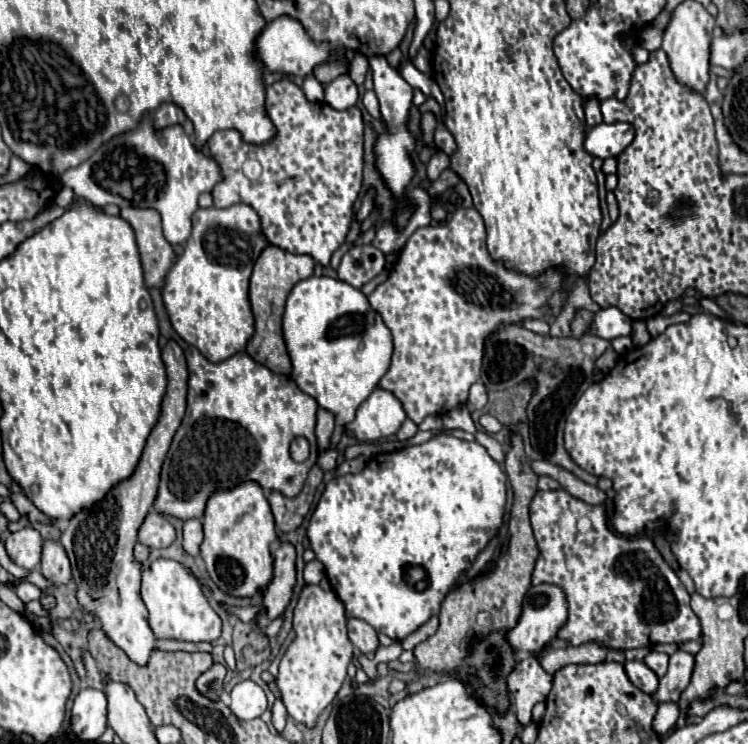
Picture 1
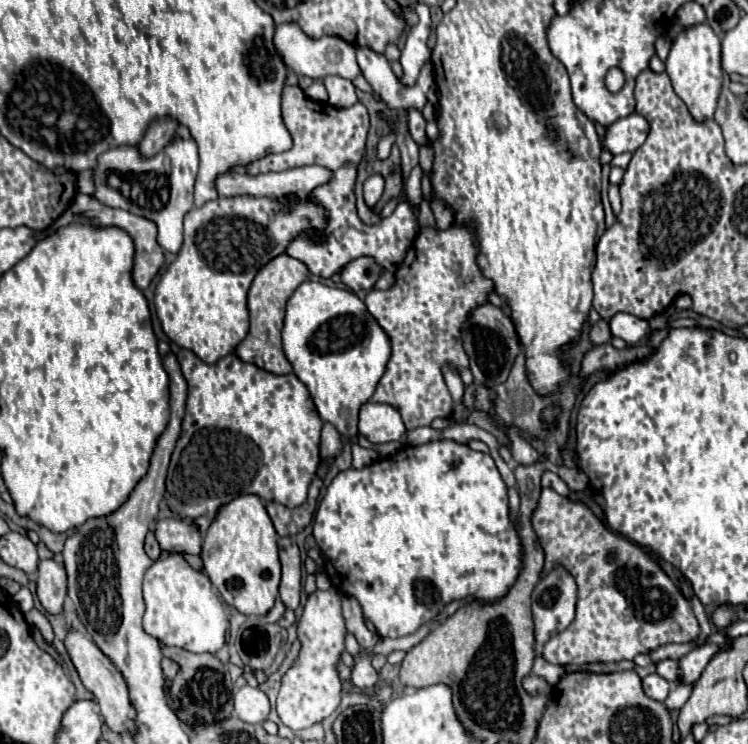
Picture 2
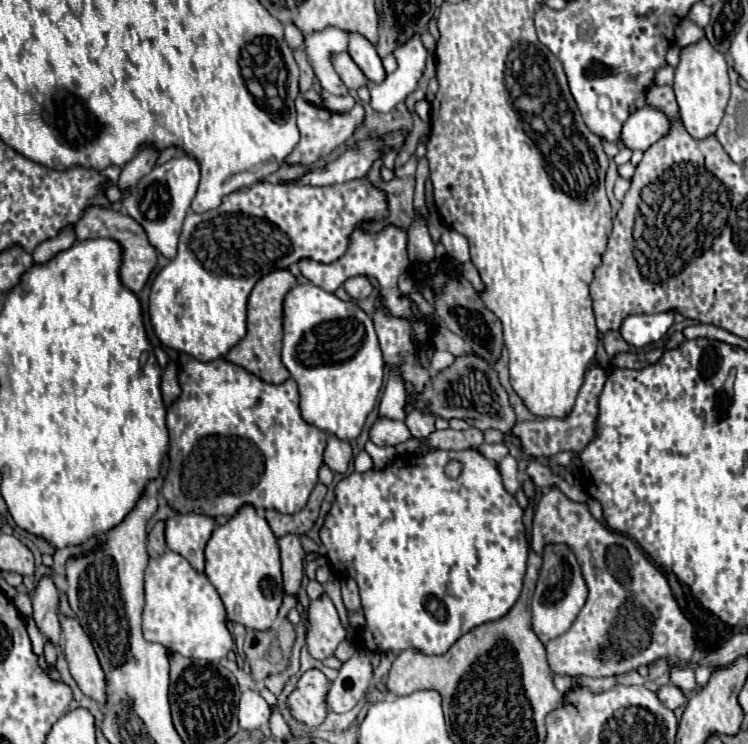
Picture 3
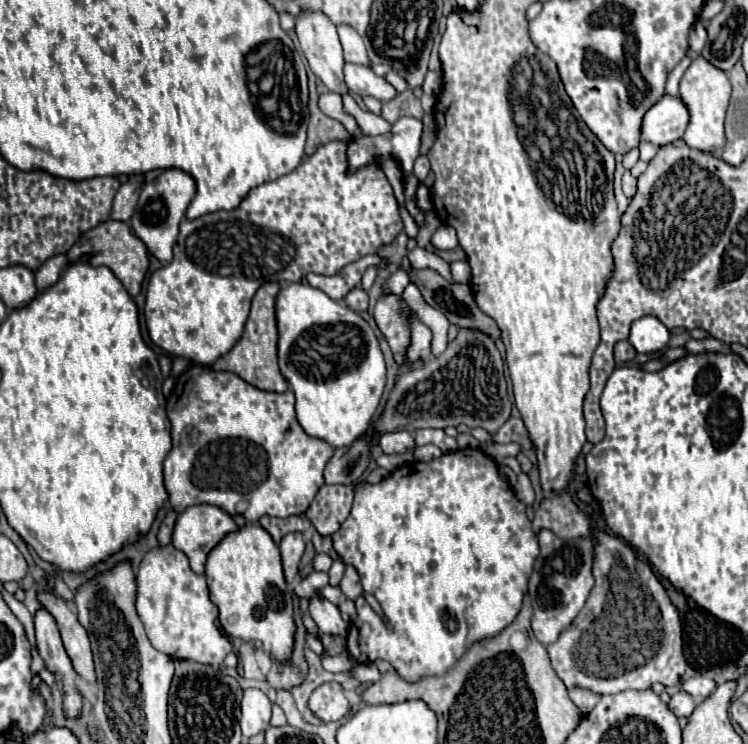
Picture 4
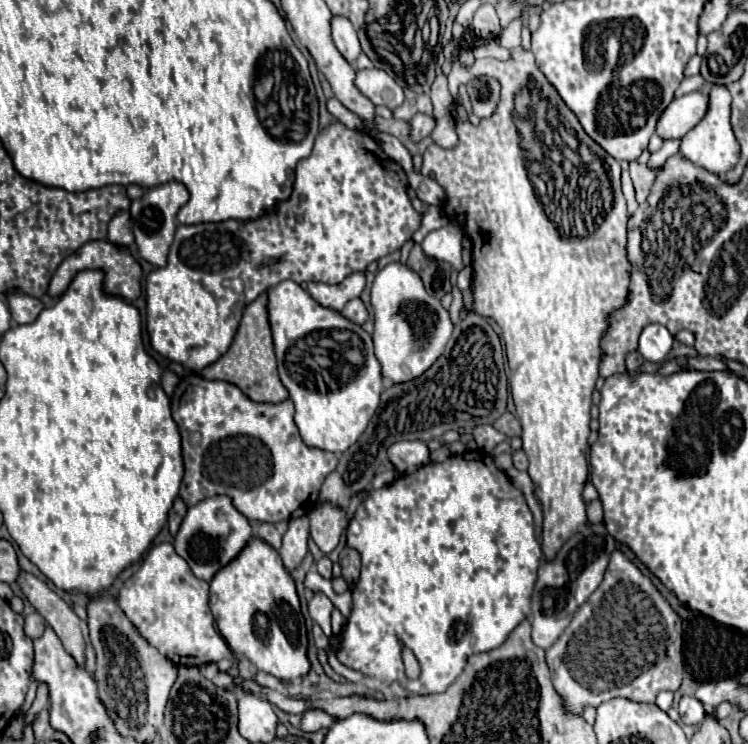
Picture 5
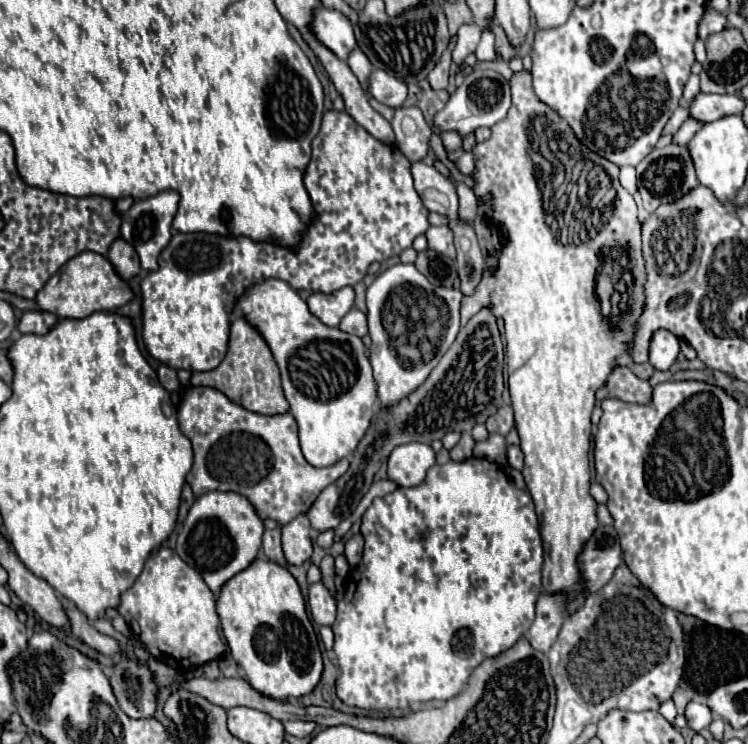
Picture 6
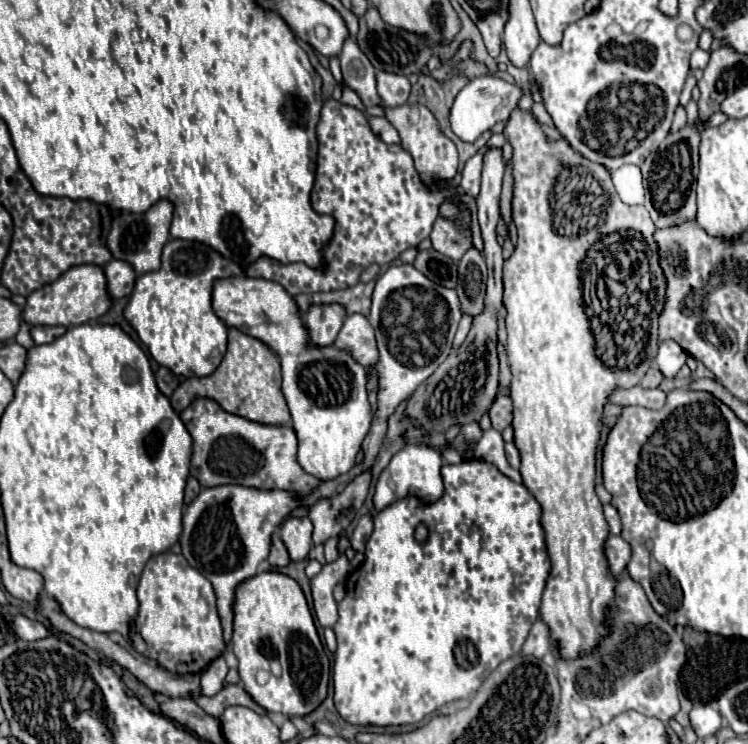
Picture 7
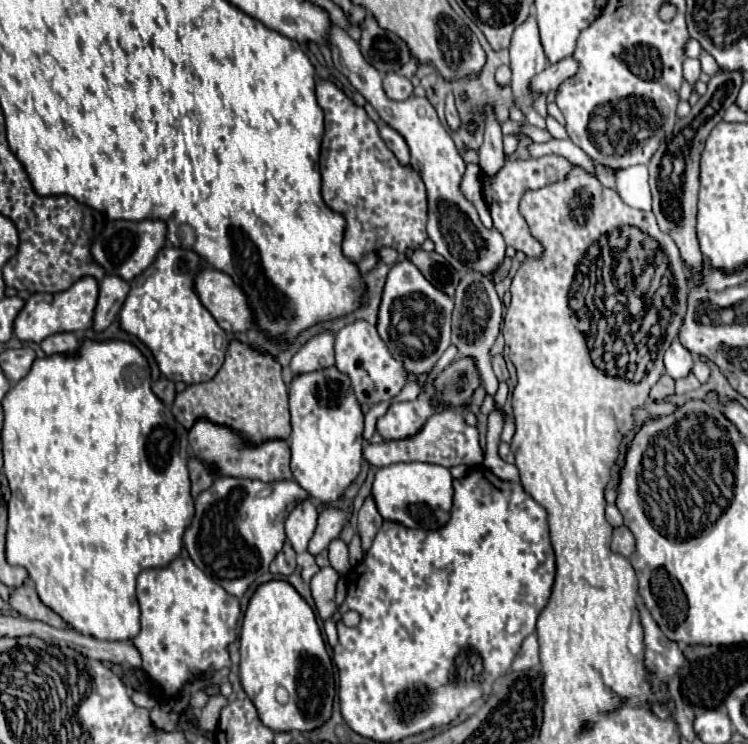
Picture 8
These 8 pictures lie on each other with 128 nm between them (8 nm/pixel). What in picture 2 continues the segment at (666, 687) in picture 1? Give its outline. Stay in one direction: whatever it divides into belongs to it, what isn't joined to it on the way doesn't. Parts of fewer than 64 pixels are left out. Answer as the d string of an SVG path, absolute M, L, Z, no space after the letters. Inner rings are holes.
M704 644L696 650L692 650L688 656L684 656L680 660L680 666L682 666L682 672L684 672L684 680L682 682L694 682L702 676L708 660L712 660L712 656L716 656L718 652L724 652L724 650L730 650L732 646L730 644Z

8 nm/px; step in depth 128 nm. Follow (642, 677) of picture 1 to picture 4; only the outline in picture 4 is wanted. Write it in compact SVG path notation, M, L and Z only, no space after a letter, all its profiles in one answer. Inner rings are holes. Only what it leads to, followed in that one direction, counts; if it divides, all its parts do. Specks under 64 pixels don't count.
M680 690L680 692L676 692L676 694L670 698L670 710L674 710L674 714L676 714L678 718L680 718L680 716L688 718L688 716L696 710L696 702L694 702L692 696L688 696L688 692Z

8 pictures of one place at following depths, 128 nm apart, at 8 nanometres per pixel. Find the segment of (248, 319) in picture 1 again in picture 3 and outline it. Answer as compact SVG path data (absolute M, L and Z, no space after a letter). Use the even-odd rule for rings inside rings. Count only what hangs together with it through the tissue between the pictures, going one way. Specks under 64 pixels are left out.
M366 176L364 178L356 178L356 180L350 180L350 182L344 182L344 184L332 184L332 186L304 186L304 184L298 184L296 180L290 180L290 182L284 182L284 184L270 184L270 182L258 182L250 188L242 188L238 192L232 192L224 198L224 202L214 208L214 210L208 210L204 214L196 214L196 212L188 212L186 220L183 222L182 231L180 234L180 244L178 244L178 256L174 260L170 260L168 266L164 266L154 282L152 282L152 288L150 288L150 322L152 322L152 328L158 336L158 340L172 348L172 350L178 350L178 352L186 352L194 358L198 358L200 362L210 362L210 360L216 360L216 358L222 358L234 344L238 344L244 334L246 334L246 302L248 302L248 294L252 292L254 284L264 278L266 274L274 272L274 270L290 270L294 268L300 260L308 258L308 260L316 260L320 264L332 264L336 262L340 256L344 256L344 252L348 250L348 244L350 244L350 236L356 228L362 228L362 224L366 222L378 222L378 220L384 220L388 216L388 194L384 190L380 190L378 186L374 186Z

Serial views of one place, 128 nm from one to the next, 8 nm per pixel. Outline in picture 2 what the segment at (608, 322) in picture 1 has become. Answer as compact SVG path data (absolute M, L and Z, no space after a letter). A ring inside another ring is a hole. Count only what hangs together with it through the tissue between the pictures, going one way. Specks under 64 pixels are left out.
M616 314L610 320L610 330L616 338L626 340L628 344L638 344L650 332L650 324L648 320L632 314Z

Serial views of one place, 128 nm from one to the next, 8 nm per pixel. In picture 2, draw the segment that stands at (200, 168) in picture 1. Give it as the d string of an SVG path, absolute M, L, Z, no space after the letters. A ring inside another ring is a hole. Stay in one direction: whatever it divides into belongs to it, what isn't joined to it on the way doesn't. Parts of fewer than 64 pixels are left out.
M174 140L160 154L144 160L136 146L122 146L104 152L94 168L94 196L112 208L144 216L158 226L158 244L176 254L182 246L182 218L194 208L192 192L198 174L198 148L194 140ZM302 166L302 168L292 168L292 170L284 170L284 172L268 172L268 174L258 174L258 176L250 176L244 168L234 168L232 172L228 172L216 180L216 187L219 197L250 195L280 198L286 194L308 196L314 188L326 184L330 178L332 178L332 170L328 170L324 166Z

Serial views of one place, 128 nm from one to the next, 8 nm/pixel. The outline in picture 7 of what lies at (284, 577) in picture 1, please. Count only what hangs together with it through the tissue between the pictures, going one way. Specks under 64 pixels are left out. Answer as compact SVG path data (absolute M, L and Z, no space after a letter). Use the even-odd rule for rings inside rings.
M308 516L288 518L280 528L280 536L290 552L290 558L304 560L312 548L312 520Z

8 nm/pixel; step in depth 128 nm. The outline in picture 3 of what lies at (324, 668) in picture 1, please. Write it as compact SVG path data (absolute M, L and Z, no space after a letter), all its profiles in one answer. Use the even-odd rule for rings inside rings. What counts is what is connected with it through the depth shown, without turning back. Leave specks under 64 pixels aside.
M326 594L310 602L308 620L310 620L310 632L306 634L308 652L316 660L324 660L332 656L336 646L342 640L346 640L348 630L342 626L340 616ZM308 670L288 698L294 718L306 726L318 726L326 718L326 690L326 676L320 670Z

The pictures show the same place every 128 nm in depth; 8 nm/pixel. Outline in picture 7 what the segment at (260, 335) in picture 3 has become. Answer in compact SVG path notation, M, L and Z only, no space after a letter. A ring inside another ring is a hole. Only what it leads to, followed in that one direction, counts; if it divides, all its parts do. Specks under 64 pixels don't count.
M228 328L228 352L214 374L206 378L188 378L172 394L170 402L174 412L182 412L196 398L216 400L226 412L248 418L252 422L268 426L286 426L290 422L290 412L280 388L280 360L278 356L258 338L242 334L236 328Z

